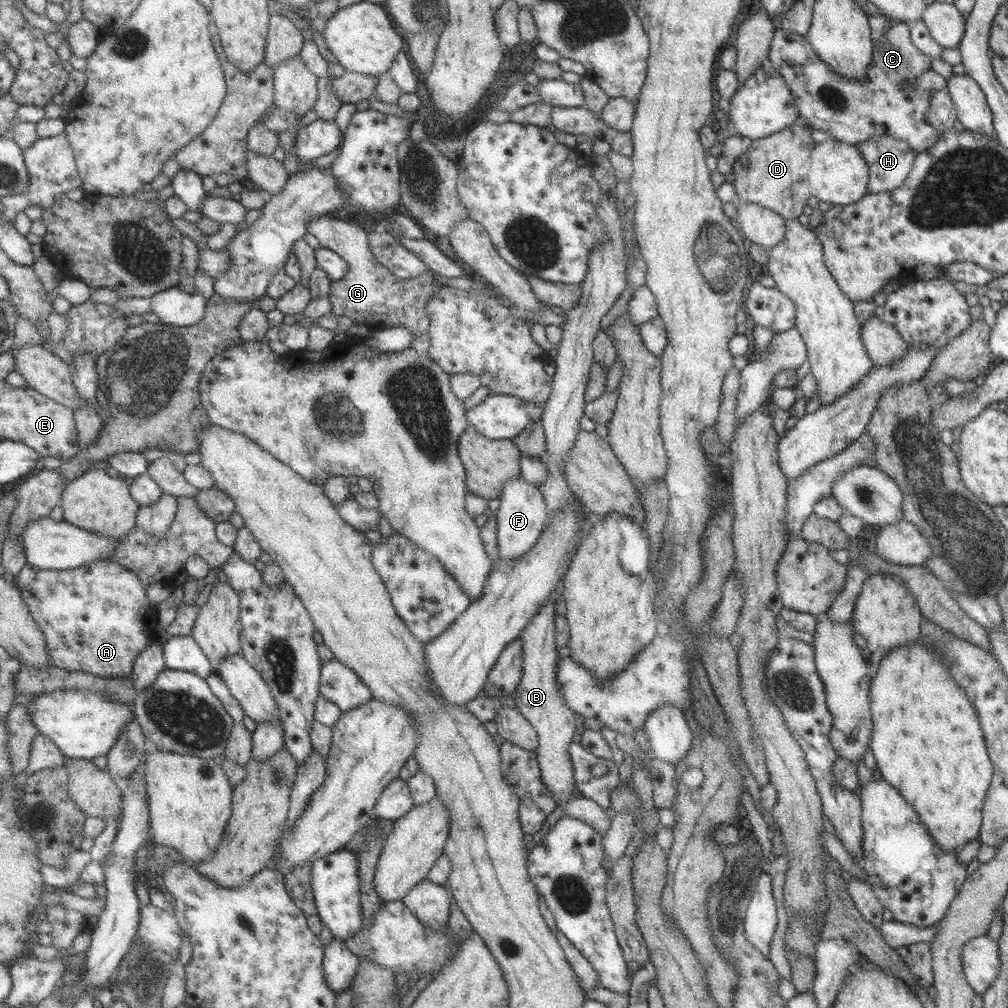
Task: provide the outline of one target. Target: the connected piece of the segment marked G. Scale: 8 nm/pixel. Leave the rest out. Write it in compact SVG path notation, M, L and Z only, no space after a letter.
M323 215L309 219L306 222L306 232L311 236L315 236L321 247L332 250L348 264L345 276L341 280L330 281L329 283L327 297L331 311L335 316L347 316L347 318L354 320L355 324L369 327L372 332L399 325L407 328L413 338L428 332L430 320L425 312L425 305L430 295L440 289L440 286L434 281L434 278L436 278L435 273L425 272L407 280L393 276L382 264L377 262L377 259L369 250L365 230L354 223L344 222L338 219L337 216Z

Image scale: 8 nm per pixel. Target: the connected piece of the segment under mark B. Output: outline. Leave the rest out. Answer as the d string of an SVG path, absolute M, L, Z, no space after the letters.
M561 584L546 598L544 605L540 606L537 614L525 625L518 636L522 642L522 675L515 687L514 704L516 709L525 717L526 721L535 729L538 745L535 749L540 779L549 790L551 796L559 798L557 807L572 798L570 790L575 787L573 769L567 745L575 734L575 721L573 713L558 693L555 682L555 671L558 663L557 648L554 643L554 609L555 598L561 594Z

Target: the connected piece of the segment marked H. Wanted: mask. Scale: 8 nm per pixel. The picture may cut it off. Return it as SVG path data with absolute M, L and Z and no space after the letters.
M869 138L856 144L868 168L867 193L897 188L909 174L917 152L895 138Z

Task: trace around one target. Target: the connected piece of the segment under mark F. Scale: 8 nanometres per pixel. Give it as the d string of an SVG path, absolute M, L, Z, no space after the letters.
M521 477L511 478L503 484L498 509L494 514L498 556L502 561L512 561L525 554L535 544L548 520L540 488L537 485L528 484Z

